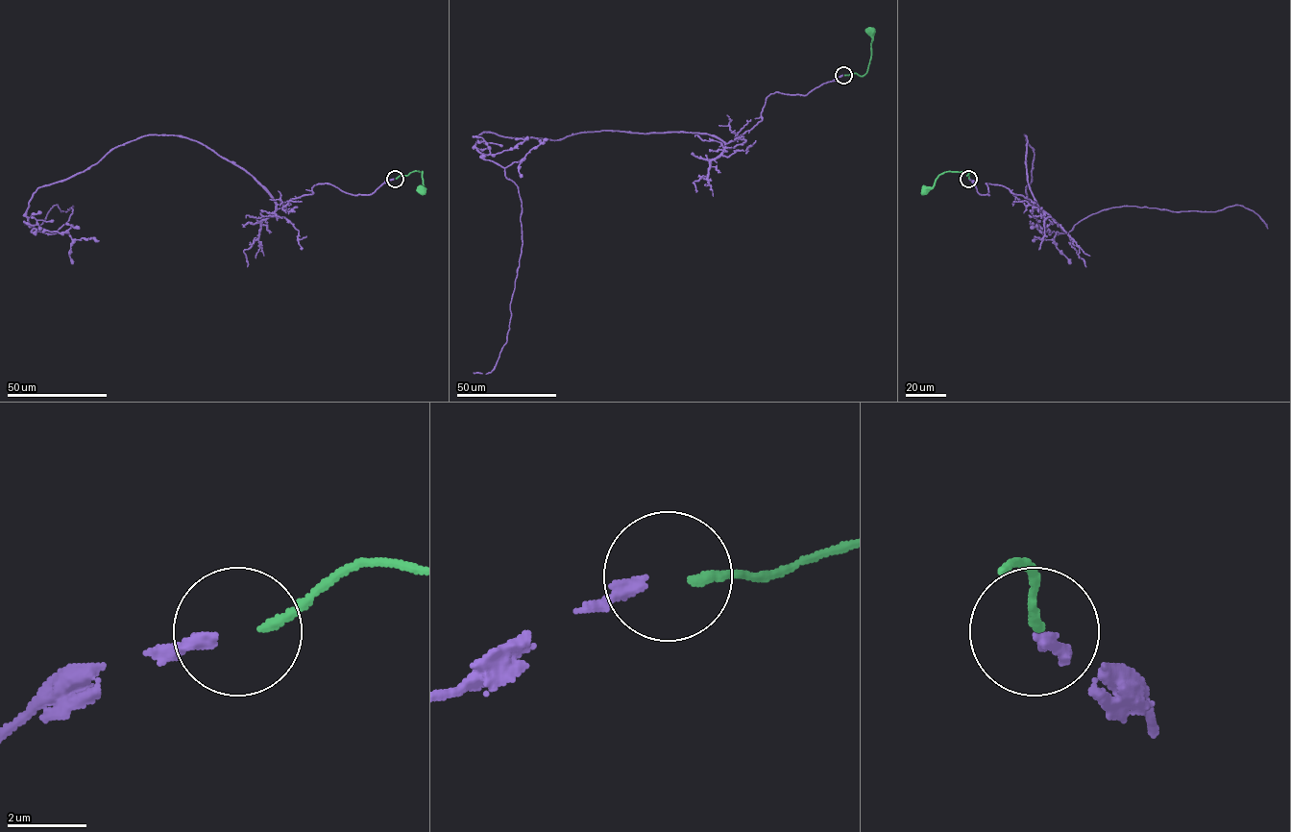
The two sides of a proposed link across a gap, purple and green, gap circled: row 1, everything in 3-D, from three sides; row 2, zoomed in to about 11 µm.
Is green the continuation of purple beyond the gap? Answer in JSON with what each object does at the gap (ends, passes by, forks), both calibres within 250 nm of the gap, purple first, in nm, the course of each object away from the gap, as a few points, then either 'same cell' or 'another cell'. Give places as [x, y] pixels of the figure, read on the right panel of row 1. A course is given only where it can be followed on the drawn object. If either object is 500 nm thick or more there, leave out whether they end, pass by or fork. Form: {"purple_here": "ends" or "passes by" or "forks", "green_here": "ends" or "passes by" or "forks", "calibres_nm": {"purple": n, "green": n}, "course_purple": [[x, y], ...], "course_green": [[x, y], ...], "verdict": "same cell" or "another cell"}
{"purple_here": "ends", "green_here": "ends", "calibres_nm": {"purple": 320, "green": 240}, "course_purple": [[968, 179], [1037, 204], [1024, 134], [1026, 193], [1051, 232], [1124, 206], [1241, 205], [1267, 224]], "course_green": [[968, 179], [968, 171], [945, 171], [932, 187], [923, 188]], "verdict": "same cell"}

